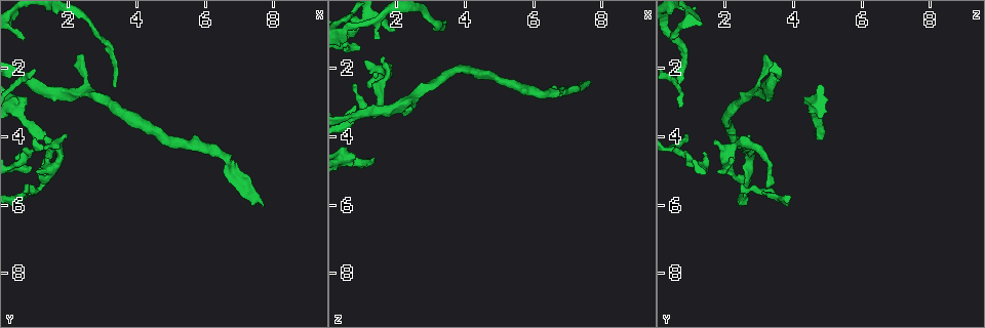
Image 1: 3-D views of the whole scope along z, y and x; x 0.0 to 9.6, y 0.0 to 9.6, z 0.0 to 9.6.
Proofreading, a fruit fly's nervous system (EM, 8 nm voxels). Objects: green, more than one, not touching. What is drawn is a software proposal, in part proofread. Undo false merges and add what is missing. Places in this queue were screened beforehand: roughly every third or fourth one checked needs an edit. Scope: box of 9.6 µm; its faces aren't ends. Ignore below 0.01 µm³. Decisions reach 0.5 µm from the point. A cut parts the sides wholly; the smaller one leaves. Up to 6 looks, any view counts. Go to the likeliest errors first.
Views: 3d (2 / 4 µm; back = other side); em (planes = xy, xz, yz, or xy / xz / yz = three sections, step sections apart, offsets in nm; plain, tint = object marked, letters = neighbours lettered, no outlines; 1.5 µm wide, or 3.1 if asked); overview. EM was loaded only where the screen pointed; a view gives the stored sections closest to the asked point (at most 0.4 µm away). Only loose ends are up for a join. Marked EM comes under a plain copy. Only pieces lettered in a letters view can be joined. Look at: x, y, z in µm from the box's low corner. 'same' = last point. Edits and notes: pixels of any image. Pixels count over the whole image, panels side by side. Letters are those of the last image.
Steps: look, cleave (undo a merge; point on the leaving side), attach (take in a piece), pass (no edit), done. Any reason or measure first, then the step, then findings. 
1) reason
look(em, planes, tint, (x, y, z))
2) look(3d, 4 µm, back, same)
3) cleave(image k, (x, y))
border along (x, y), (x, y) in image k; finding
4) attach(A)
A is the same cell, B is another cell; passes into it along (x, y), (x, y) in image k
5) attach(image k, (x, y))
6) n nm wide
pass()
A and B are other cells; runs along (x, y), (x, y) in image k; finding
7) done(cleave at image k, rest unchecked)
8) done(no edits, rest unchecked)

an open end
look(em, xy, step 4, letters, (1.05, 5.00, 1.80))

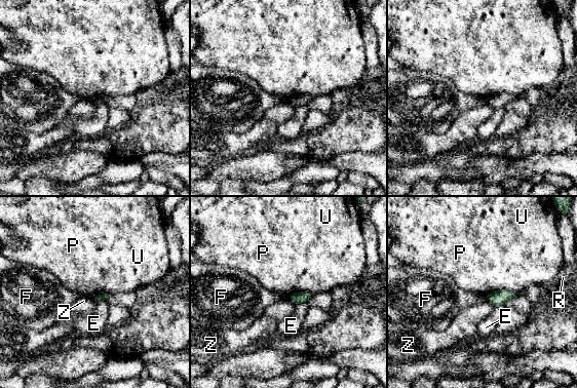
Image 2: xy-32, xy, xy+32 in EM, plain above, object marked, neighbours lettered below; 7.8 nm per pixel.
another direction
look(em, planes, letters, same)

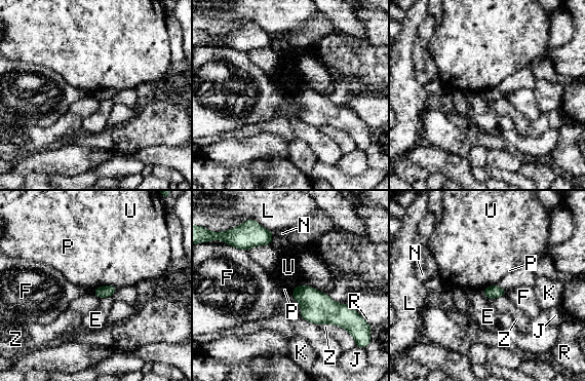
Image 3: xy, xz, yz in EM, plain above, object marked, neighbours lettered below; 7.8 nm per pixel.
pass()
E, F, J, K, L, N, P, R, U and Z are other cells; no lettered piece goes on from it

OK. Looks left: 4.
an open end
look(3d, 4 µm, (2.40, 1.55, 3.15))

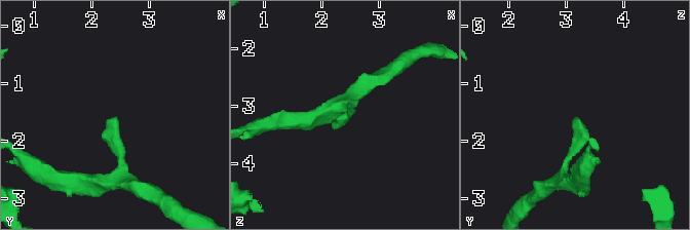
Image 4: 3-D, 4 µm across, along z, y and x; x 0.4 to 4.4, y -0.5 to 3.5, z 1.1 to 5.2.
now the EM
look(em, planes, tint, (2.45, 1.60, 3.15))

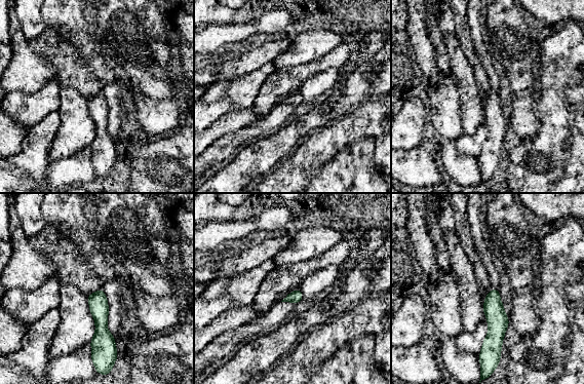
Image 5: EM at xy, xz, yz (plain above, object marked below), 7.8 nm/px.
look(em, planes, letters, same)

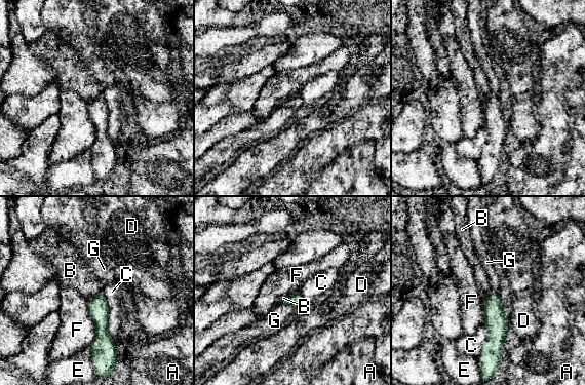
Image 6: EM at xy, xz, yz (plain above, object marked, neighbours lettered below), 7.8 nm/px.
C touches over 400 nm
pass()
A, B, C, D, E, F and G are other cells; runs along (495, 295), (495, 341), (484, 356) in image 6; no lettered piece goes on from it

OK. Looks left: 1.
done(no edits, rest unchecked)

